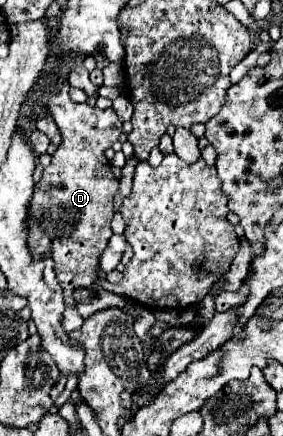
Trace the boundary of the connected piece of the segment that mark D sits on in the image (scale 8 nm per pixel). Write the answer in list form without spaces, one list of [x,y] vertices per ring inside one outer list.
[[[68,84],[52,96],[48,110],[62,132],[62,144],[52,154],[52,162],[44,168],[42,180],[34,186],[28,204],[28,250],[32,258],[52,258],[54,272],[64,292],[64,304],[76,306],[74,290],[90,286],[96,280],[100,254],[112,238],[110,220],[114,216],[112,198],[118,190],[118,180],[112,176],[106,150],[120,138],[122,120],[118,114],[76,104],[68,96]]]

